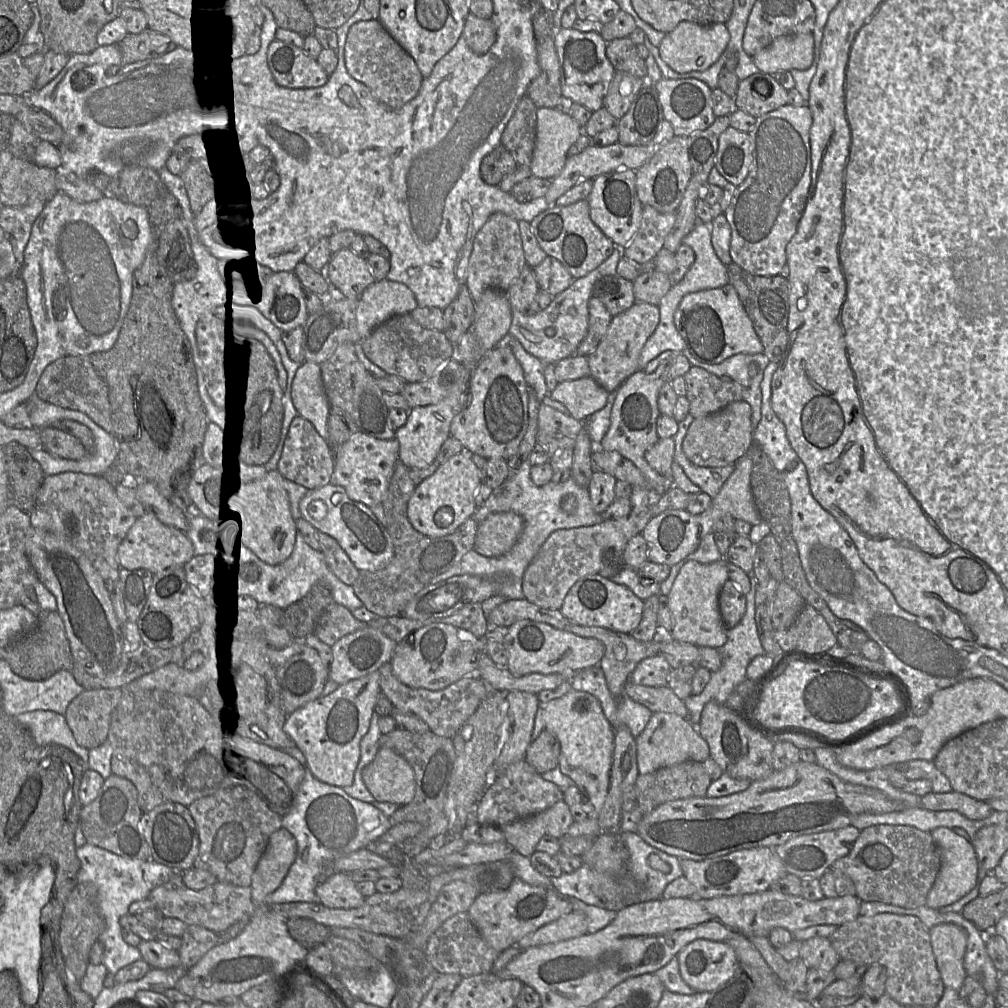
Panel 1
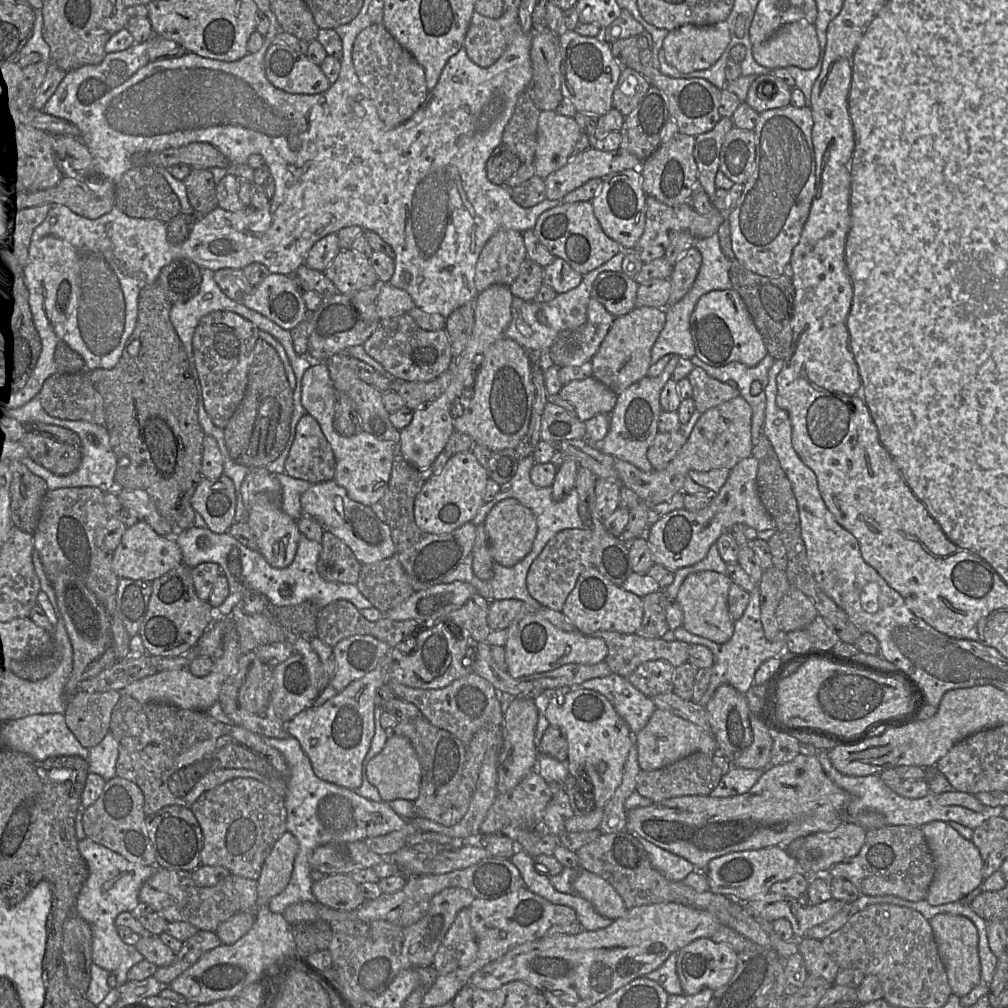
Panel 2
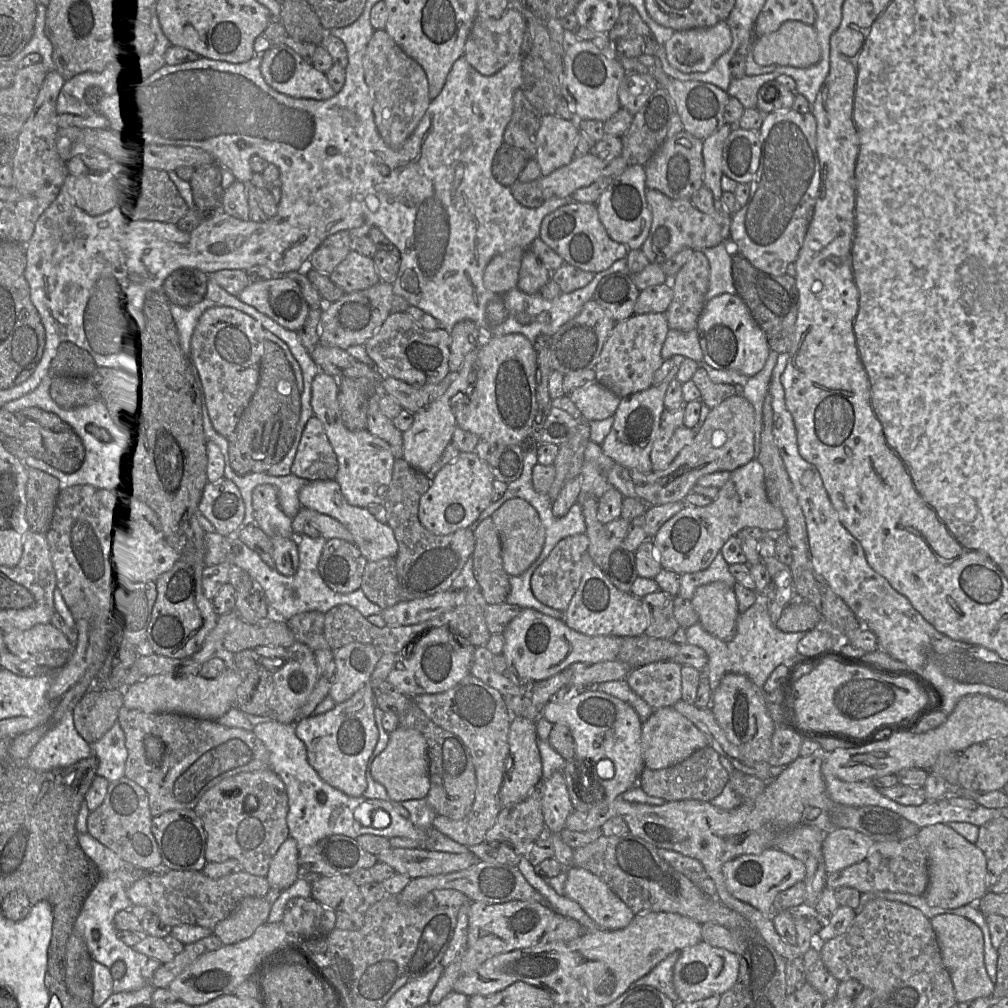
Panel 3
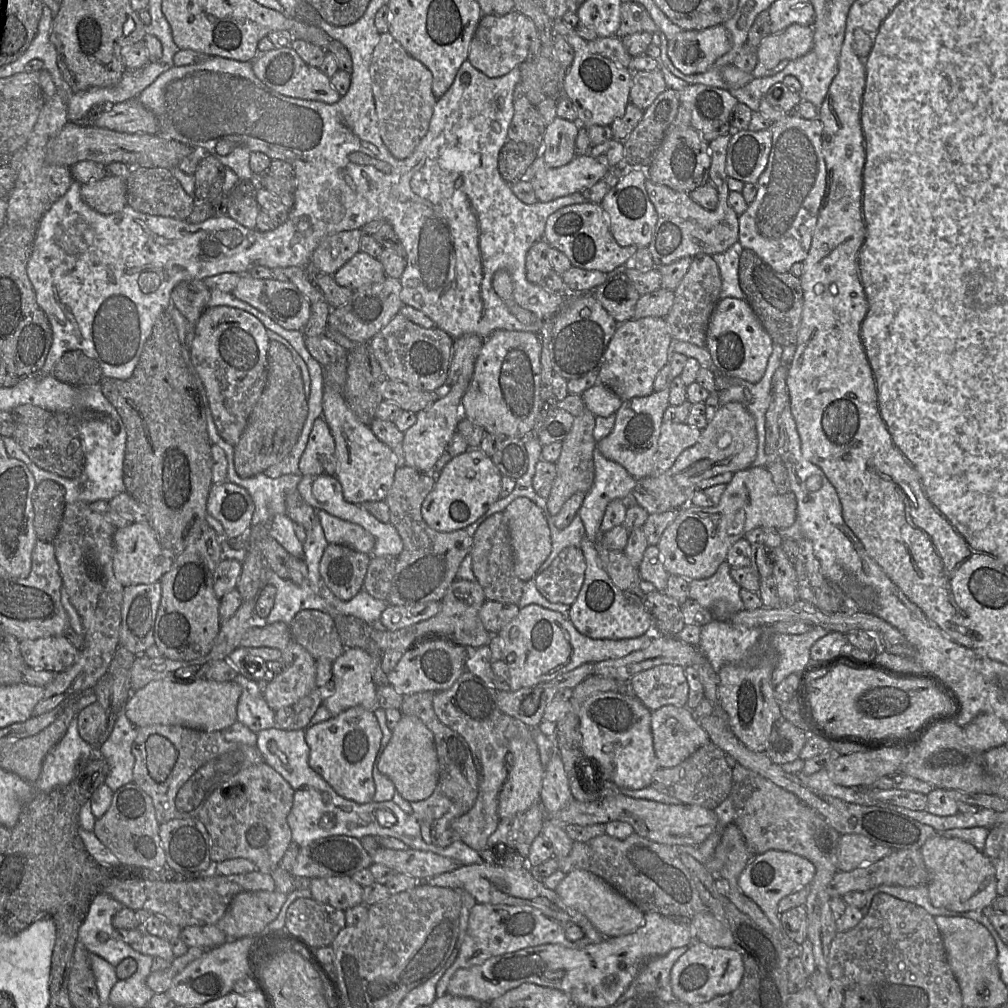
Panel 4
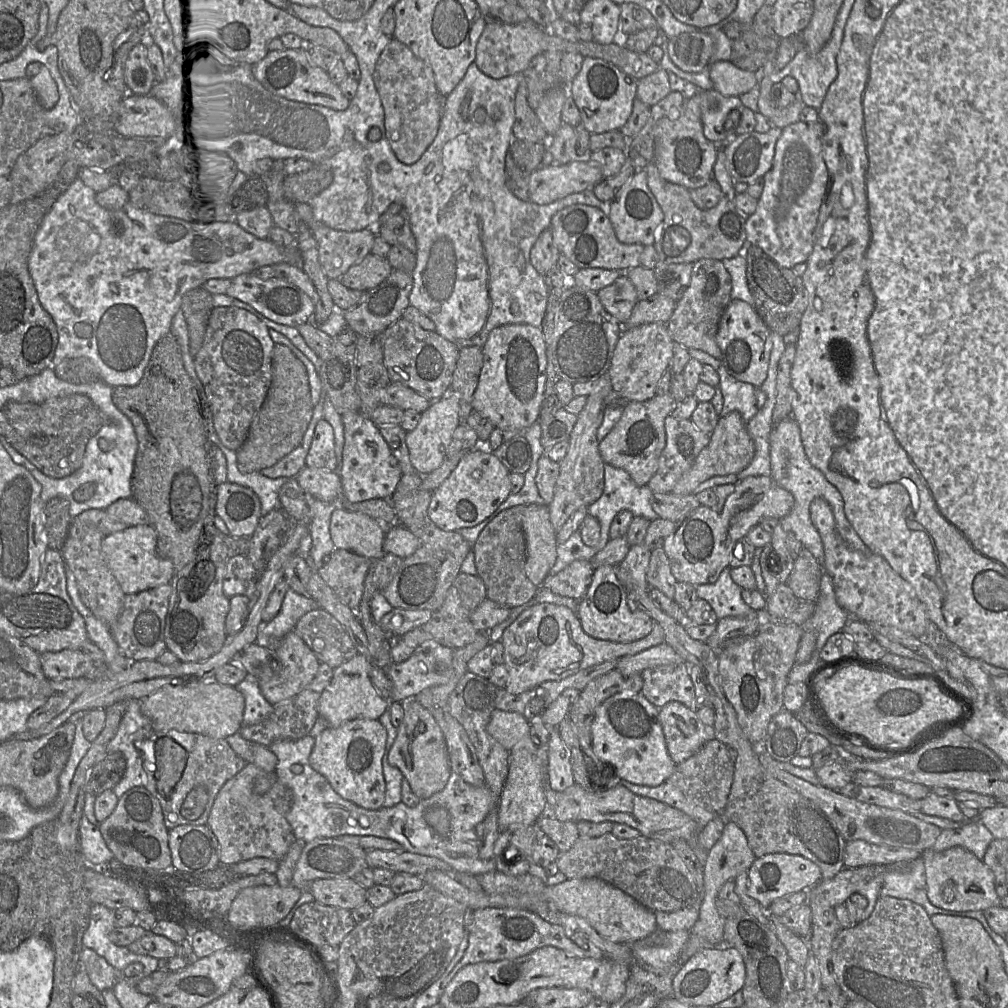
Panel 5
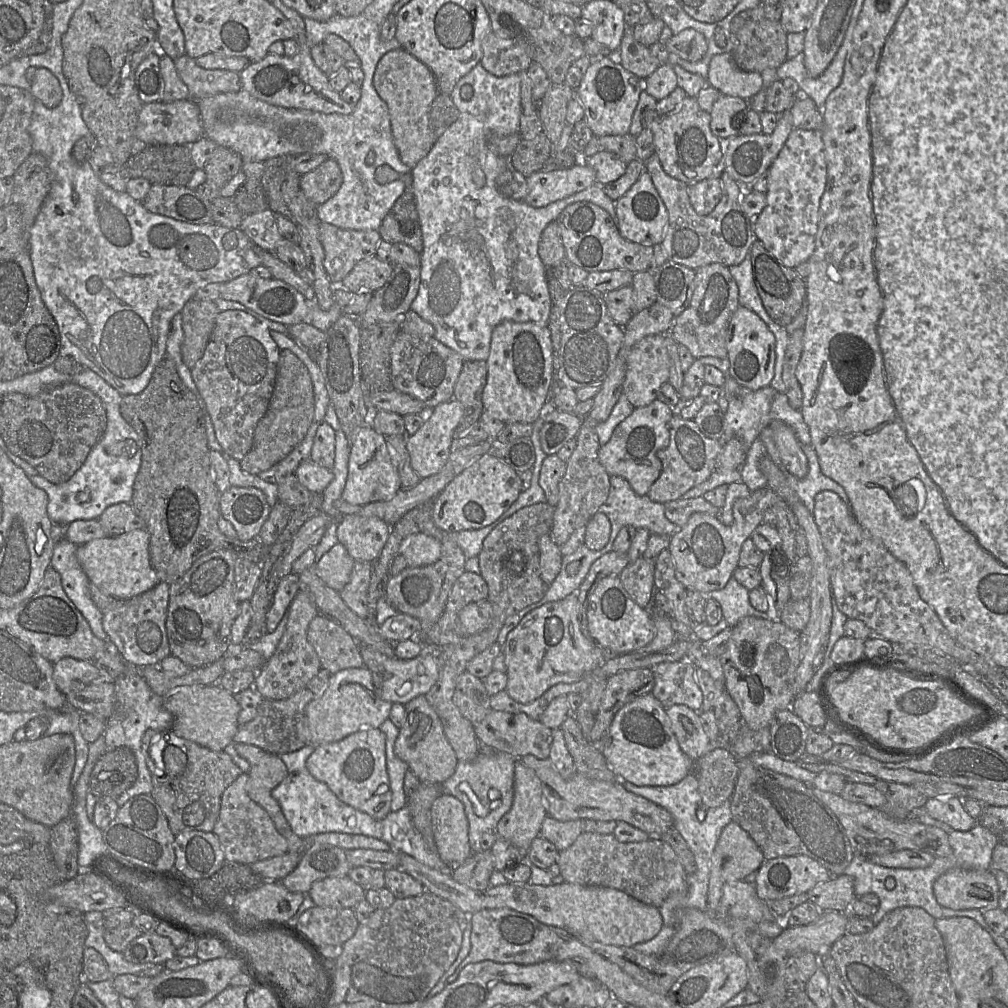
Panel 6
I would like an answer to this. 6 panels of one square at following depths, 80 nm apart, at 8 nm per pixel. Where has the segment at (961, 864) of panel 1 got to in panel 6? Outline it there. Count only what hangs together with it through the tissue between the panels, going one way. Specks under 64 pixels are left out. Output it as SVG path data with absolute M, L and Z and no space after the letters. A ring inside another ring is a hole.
M951 869L934 882L933 893L941 906L953 910L978 909L983 912L998 907L998 883L990 871Z

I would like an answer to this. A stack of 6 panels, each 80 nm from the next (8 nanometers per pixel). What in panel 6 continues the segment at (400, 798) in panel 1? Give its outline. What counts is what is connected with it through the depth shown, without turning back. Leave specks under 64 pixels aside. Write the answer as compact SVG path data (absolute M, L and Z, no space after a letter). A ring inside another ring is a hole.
M420 695L405 704L405 718L399 735L395 741L396 756L407 763L409 770L420 782L443 784L454 773L458 759L447 740L442 722L428 703L424 695Z

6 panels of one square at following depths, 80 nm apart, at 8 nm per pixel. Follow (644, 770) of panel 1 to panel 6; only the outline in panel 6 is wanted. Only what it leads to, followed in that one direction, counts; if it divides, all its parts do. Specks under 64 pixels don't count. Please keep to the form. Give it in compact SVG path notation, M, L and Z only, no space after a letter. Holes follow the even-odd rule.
M673 705L666 709L671 728L682 751L697 761L714 748L701 723L699 712L686 705Z

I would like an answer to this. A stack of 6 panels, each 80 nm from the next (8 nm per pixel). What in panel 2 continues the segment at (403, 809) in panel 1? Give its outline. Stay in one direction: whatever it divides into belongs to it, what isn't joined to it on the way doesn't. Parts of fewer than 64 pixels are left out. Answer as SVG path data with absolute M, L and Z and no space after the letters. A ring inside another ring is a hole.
M424 717L399 720L390 734L408 738L420 762L420 792L413 801L415 817L427 818L444 826L459 823L472 800L472 794L462 780L466 746L453 734L433 726Z

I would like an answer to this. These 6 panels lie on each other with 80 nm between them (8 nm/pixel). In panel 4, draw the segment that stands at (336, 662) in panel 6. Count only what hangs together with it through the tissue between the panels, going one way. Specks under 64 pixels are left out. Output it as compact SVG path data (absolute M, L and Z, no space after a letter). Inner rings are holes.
M320 610L299 611L290 622L289 627L292 639L302 645L315 660L327 658L334 661L346 649L340 640L333 617Z

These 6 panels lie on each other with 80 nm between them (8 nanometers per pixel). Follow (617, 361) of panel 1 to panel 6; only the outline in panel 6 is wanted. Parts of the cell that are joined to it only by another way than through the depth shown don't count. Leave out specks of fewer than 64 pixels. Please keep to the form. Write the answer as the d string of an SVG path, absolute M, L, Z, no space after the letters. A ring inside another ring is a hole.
M666 334L647 336L627 356L622 394L635 408L647 406L658 399L661 386L669 381L669 371Z

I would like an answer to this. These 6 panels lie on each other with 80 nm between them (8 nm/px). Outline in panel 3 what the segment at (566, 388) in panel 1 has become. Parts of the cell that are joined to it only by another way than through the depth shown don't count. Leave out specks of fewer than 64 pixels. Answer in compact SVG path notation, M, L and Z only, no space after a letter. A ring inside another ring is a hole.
M597 381L575 388L568 395L586 422L613 417L621 400Z

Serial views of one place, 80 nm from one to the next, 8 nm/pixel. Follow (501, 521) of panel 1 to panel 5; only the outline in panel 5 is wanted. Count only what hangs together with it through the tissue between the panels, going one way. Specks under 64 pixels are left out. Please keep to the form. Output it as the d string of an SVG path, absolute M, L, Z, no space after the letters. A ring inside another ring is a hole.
M527 505L522 514L522 530L527 548L525 573L541 587L557 560L557 532L551 525L547 506Z

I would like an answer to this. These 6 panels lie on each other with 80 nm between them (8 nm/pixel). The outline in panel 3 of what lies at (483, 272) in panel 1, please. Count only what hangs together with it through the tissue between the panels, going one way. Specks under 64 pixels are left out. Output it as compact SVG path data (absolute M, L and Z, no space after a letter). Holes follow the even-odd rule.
M515 247L494 256L485 268L484 286L496 295L503 295L515 288L525 252L526 250Z

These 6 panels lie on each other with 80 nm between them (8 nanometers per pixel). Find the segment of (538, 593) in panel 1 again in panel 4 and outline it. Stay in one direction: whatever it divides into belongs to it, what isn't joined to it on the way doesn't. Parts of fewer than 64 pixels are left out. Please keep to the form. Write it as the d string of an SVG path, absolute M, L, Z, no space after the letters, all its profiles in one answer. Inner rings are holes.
M567 547L559 553L547 569L536 575L535 585L549 602L571 606L582 588L585 570L586 562L581 548Z

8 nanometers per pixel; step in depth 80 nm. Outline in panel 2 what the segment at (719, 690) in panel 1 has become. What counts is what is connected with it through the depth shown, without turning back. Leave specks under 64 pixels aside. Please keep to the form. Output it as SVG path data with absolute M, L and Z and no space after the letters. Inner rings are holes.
M756 587L750 592L748 606L743 616L735 621L734 632L731 639L724 643L718 644L706 638L697 636L688 632L683 627L673 631L676 641L684 642L689 645L703 645L708 647L714 656L714 663L711 667L711 677L709 686L698 703L702 707L706 707L716 689L722 684L730 684L739 692L745 694L754 684L754 676L759 666L770 658L779 658L781 661L789 654L787 644L784 637L780 637L775 641L769 641L764 634L761 613L760 613L760 591Z

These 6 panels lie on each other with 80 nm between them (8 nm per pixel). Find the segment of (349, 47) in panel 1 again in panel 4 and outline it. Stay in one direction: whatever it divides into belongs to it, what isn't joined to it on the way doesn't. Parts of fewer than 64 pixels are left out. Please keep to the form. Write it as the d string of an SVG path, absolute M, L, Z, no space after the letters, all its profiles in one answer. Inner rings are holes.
M382 33L372 54L370 76L380 136L395 158L406 159L429 129L437 101L432 92L432 74L421 62L412 58L391 34Z

